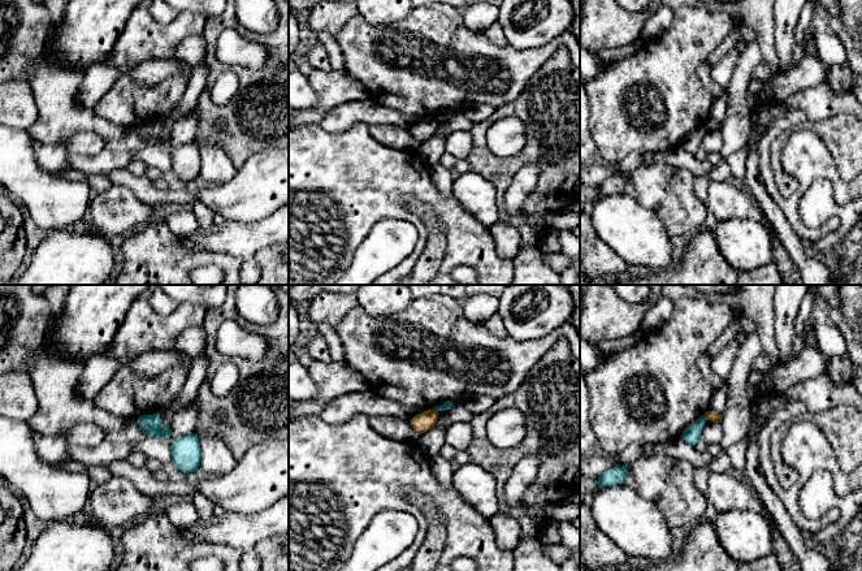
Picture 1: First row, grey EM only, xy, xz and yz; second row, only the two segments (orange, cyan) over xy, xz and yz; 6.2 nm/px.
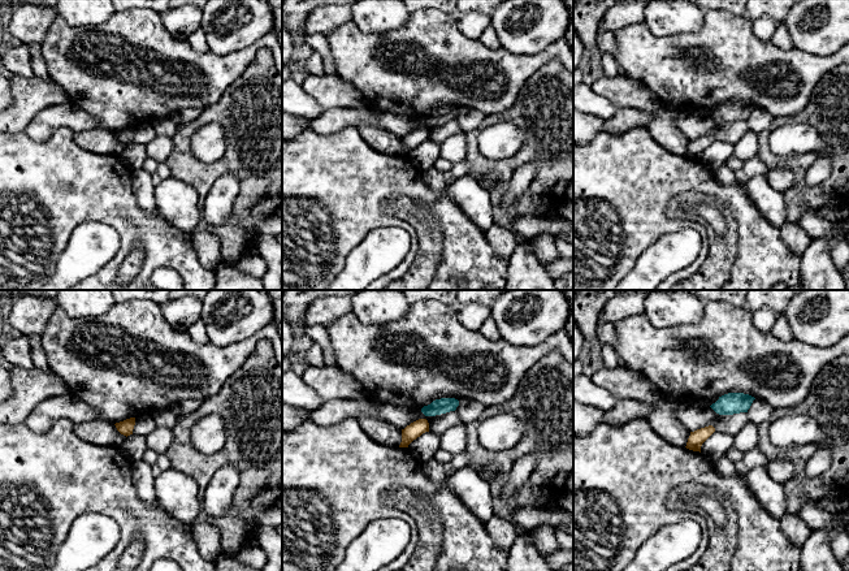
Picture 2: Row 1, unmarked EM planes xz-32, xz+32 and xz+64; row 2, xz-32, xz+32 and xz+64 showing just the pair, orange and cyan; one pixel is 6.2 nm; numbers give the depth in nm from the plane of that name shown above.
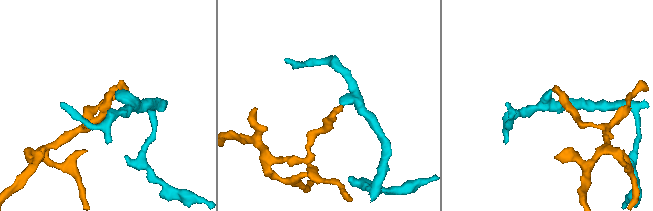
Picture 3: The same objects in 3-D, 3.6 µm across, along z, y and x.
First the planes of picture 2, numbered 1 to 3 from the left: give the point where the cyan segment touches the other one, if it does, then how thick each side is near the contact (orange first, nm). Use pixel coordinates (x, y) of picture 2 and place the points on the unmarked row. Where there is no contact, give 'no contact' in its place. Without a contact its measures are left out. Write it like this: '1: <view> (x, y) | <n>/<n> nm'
1: no contact
2: no contact
3: no contact

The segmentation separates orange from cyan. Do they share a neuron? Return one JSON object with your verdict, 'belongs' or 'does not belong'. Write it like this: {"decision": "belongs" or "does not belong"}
{"decision": "does not belong"}

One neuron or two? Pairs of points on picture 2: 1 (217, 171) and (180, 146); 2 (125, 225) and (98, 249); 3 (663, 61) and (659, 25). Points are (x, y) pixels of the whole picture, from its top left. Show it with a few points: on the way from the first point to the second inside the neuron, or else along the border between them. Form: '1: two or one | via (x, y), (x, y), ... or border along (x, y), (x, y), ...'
1: one | via (207, 171), (200, 171), (186, 156)
2: two | border along (90, 220), (118, 234), (109, 262)
3: two | border along (644, 22), (657, 35), (691, 33)

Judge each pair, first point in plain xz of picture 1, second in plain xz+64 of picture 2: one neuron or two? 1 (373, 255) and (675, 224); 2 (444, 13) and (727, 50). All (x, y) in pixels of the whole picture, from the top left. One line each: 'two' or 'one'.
1: two
2: one

